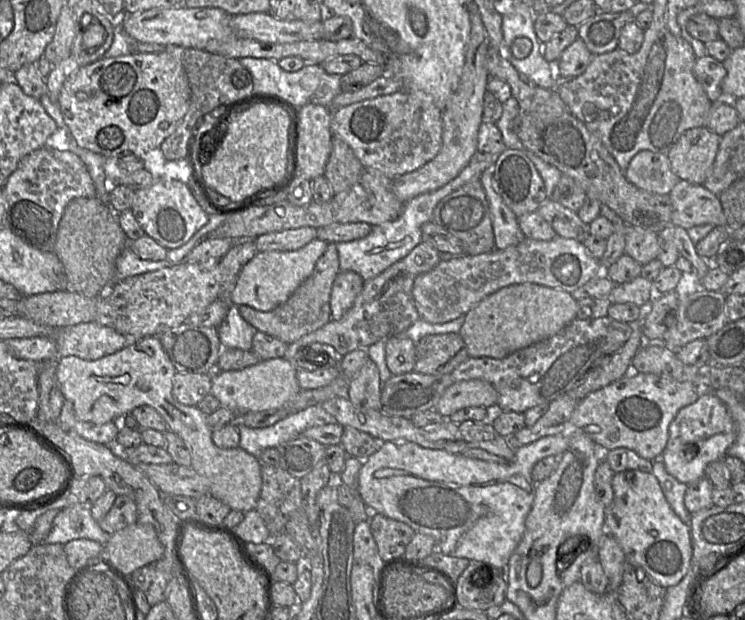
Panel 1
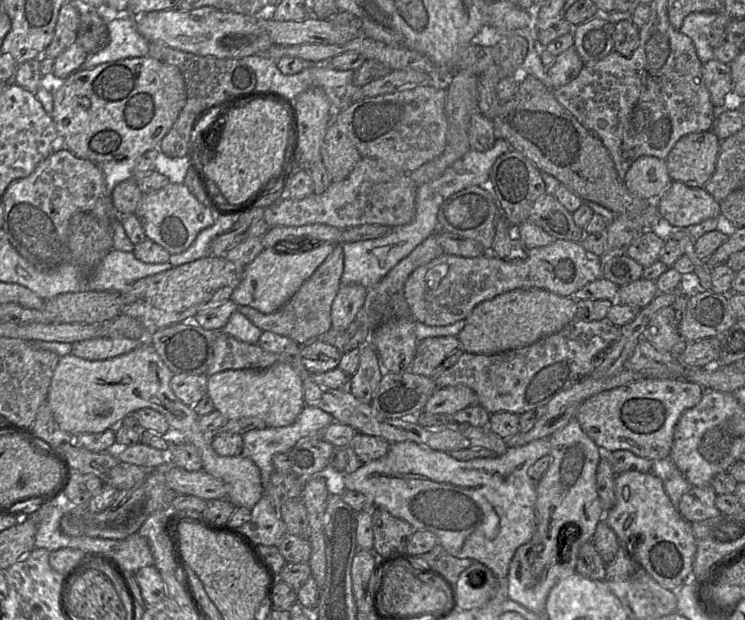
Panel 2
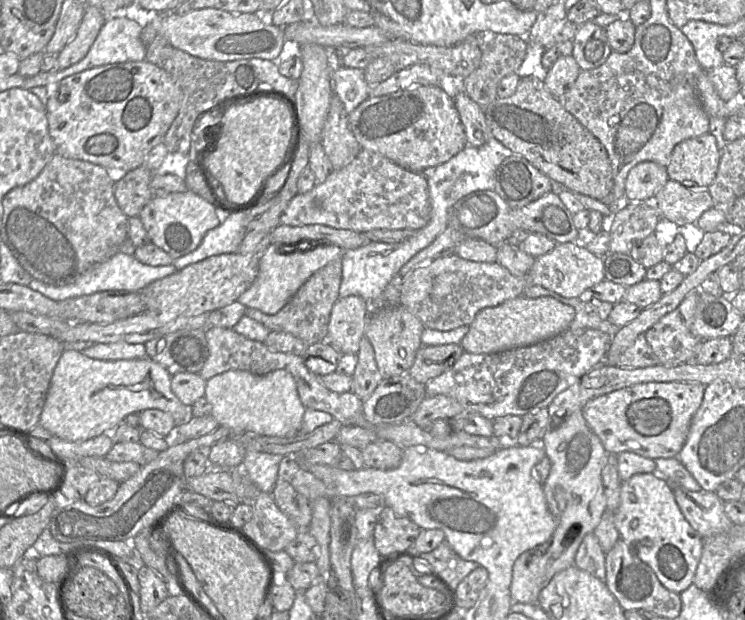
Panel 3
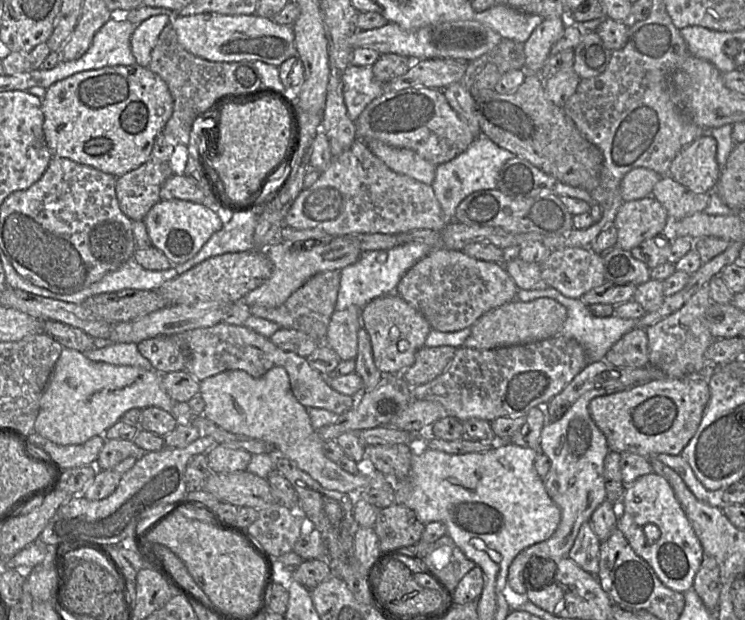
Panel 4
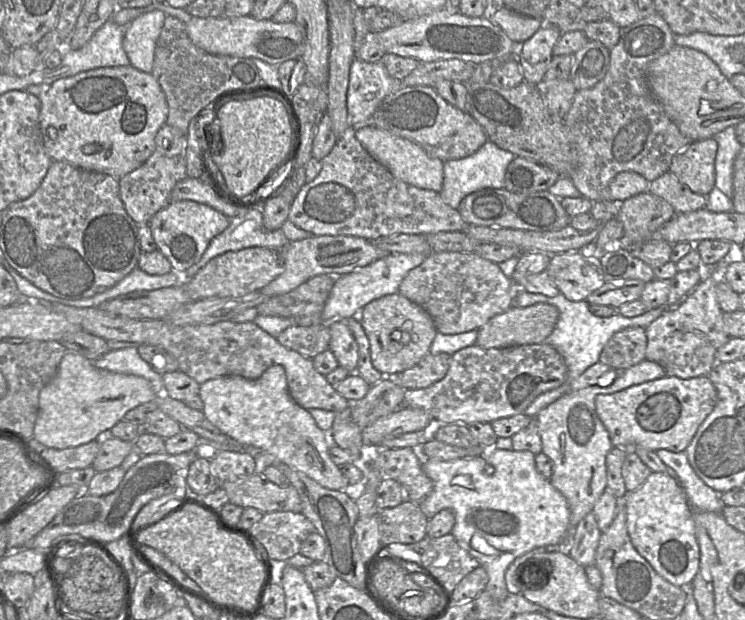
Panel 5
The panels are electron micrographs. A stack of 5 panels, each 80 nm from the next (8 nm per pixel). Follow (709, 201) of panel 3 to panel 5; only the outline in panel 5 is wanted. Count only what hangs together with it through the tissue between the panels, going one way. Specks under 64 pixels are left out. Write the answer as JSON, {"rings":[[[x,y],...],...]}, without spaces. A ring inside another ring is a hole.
{"rings":[[[669,171],[651,181],[648,192],[667,201],[676,214],[702,209],[707,203],[707,196],[692,192]]]}

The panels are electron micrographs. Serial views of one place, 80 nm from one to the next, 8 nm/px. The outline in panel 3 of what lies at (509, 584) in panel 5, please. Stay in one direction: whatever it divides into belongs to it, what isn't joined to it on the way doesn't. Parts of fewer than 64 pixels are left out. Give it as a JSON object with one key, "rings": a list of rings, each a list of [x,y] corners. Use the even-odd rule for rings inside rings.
{"rings":[[[582,410],[575,411],[555,429],[546,430],[539,444],[551,461],[543,491],[556,528],[546,542],[523,552],[513,564],[510,595],[513,602],[523,604],[537,604],[541,590],[552,578],[574,565],[583,538],[594,532],[607,511],[601,472],[608,454],[588,426]]]}

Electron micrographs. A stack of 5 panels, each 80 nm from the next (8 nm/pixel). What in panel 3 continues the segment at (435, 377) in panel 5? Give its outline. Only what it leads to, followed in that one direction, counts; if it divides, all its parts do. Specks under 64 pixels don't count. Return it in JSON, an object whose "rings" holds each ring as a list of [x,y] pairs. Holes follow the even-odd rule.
{"rings":[[[460,344],[422,345],[407,373],[417,382],[425,384],[452,367],[463,352]]]}

